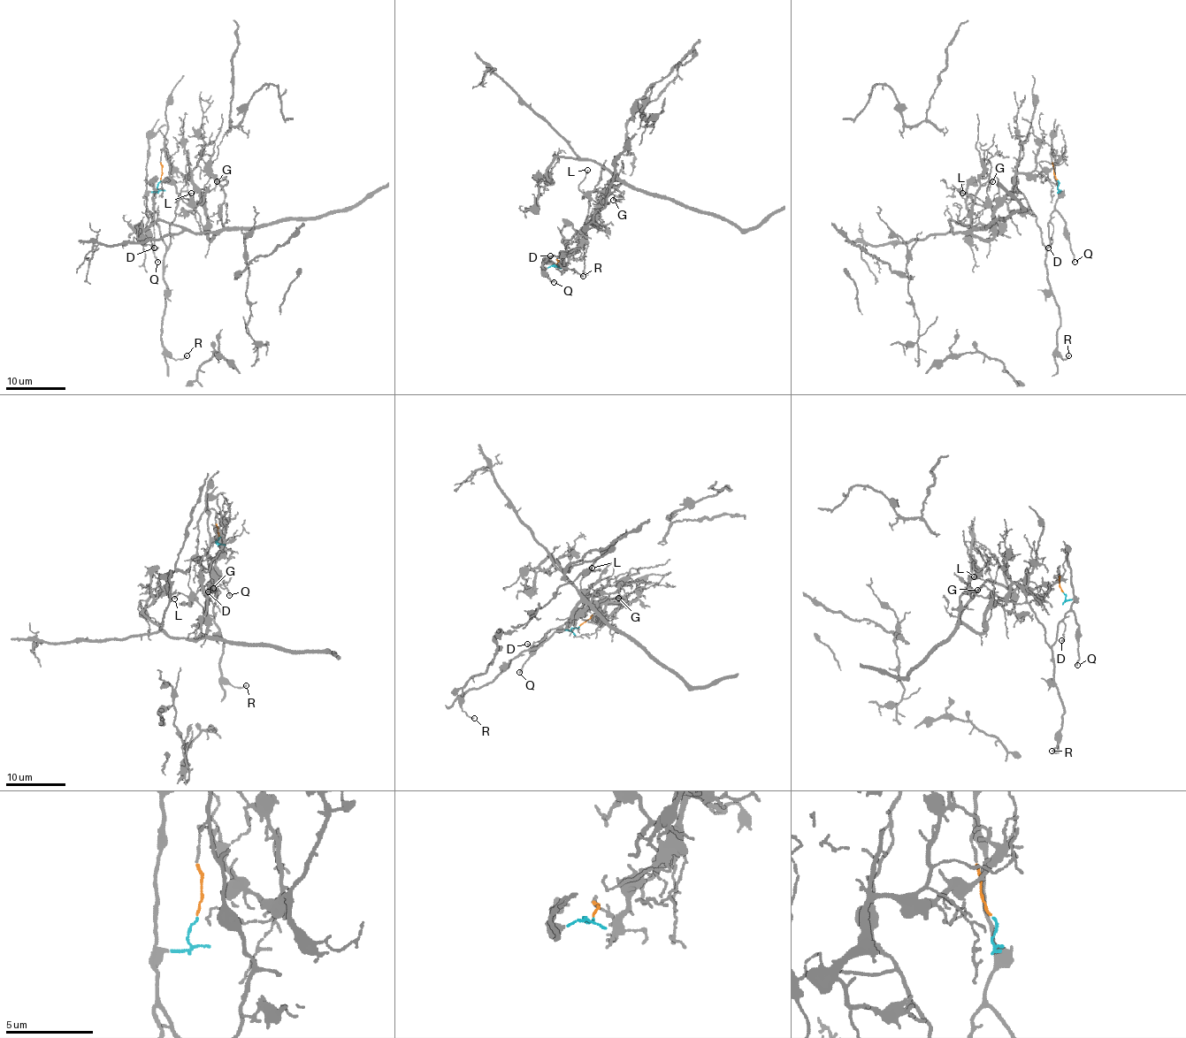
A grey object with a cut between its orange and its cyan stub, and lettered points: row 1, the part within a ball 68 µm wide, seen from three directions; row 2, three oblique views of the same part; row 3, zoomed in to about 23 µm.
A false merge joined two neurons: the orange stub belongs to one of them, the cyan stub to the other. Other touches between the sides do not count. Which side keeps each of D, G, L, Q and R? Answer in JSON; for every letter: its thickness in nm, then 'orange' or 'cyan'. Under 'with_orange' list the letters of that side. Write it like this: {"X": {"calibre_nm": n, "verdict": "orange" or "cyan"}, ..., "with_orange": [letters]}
{"D": {"calibre_nm": 150, "verdict": "cyan"}, "G": {"calibre_nm": 80, "verdict": "orange"}, "L": {"calibre_nm": 140, "verdict": "cyan"}, "Q": {"calibre_nm": 150, "verdict": "cyan"}, "R": {"calibre_nm": 130, "verdict": "cyan"}, "with_orange": ["G"]}

